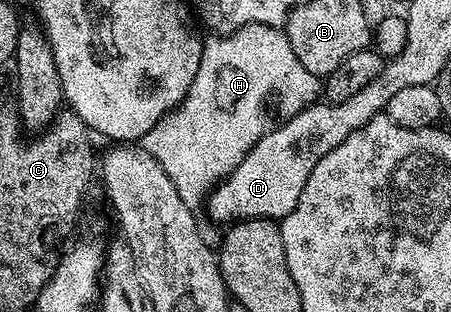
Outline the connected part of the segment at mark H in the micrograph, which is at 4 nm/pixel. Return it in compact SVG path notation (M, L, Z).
M252 23L232 31L230 35L209 38L204 40L201 48L199 73L195 73L195 81L191 81L191 89L187 89L183 101L166 113L139 141L141 150L155 157L163 167L163 173L171 177L171 185L175 185L175 189L179 189L179 197L183 197L183 205L194 209L200 208L209 192L229 174L229 159L240 160L270 130L269 111L265 106L272 95L285 117L299 113L309 104L318 102L323 95L322 80L299 65L299 57L295 57L295 49L291 49L291 41L287 41L282 28Z

